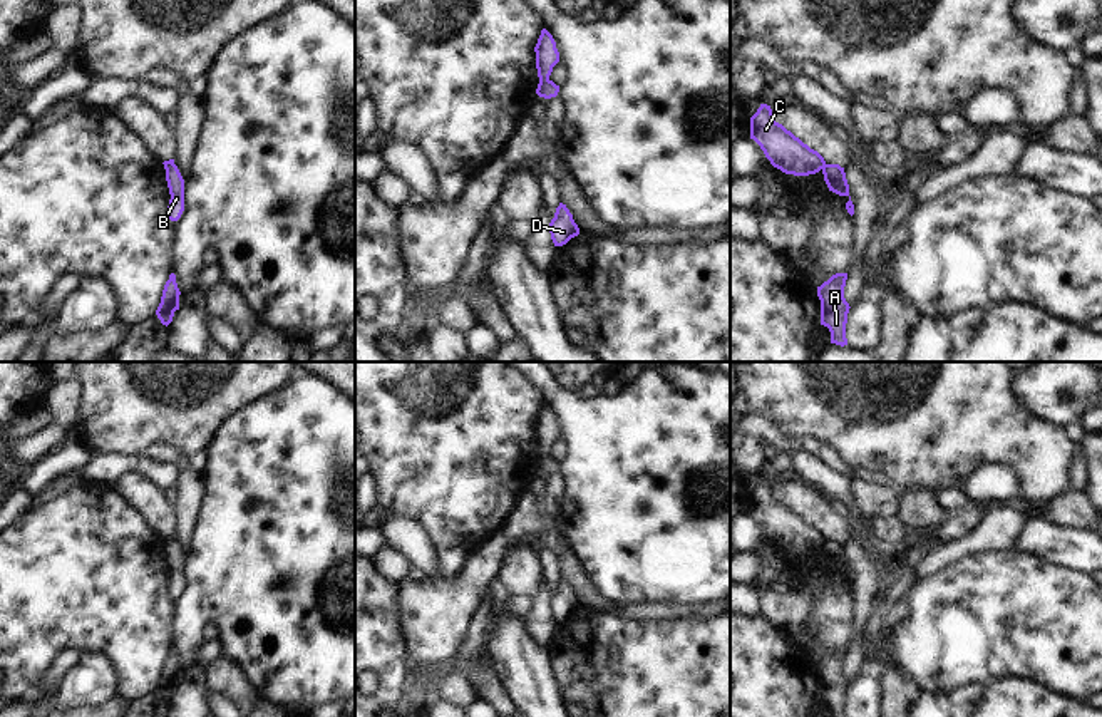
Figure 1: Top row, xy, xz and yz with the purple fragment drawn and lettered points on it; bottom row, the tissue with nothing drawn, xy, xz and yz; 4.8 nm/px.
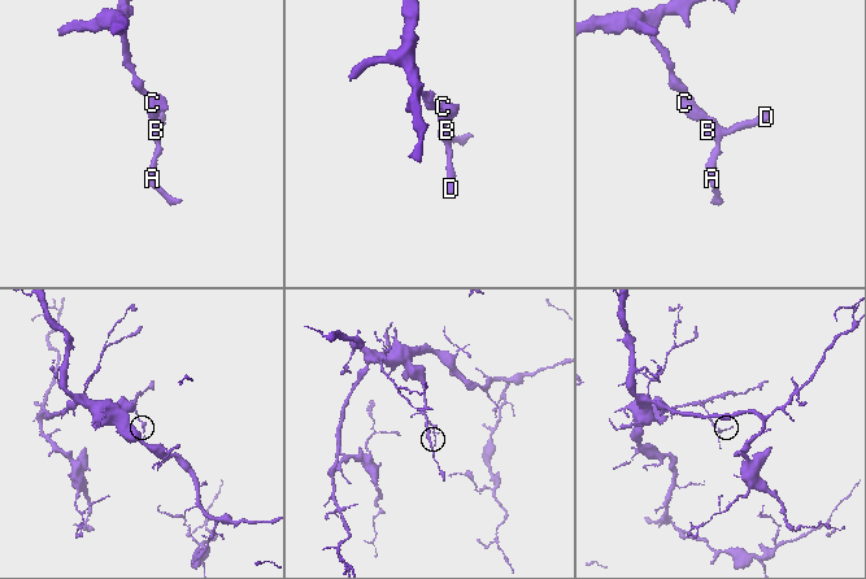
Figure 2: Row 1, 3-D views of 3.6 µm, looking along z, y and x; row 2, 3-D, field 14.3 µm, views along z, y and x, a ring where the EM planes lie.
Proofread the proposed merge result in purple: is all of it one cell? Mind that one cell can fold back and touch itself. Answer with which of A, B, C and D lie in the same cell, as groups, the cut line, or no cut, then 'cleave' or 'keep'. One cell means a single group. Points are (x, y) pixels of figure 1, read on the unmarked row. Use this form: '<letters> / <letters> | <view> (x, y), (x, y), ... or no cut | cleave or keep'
A B D / C | xz (548, 453), (540, 456) | cleave

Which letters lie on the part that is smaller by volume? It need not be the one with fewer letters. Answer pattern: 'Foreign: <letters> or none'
Foreign: A, B, D

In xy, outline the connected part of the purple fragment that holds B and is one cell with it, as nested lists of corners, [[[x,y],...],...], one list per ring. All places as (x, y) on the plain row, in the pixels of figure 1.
[[[176,539],[164,541],[169,563],[167,593],[178,596],[184,586],[184,555]]]

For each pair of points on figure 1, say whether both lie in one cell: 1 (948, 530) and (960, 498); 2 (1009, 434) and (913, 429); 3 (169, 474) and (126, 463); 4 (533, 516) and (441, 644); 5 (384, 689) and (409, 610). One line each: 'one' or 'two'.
1: two
2: one
3: one
4: one
5: two

